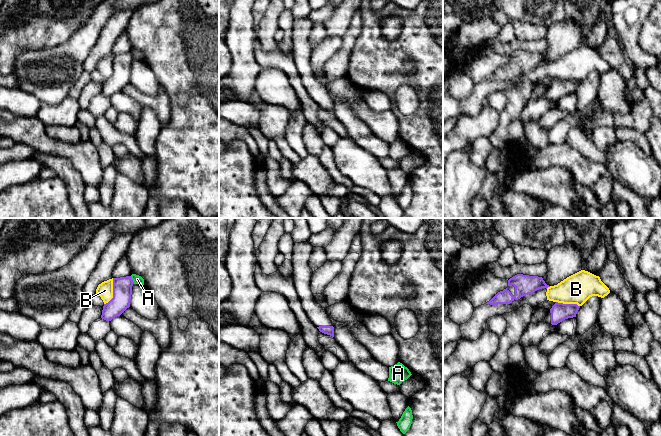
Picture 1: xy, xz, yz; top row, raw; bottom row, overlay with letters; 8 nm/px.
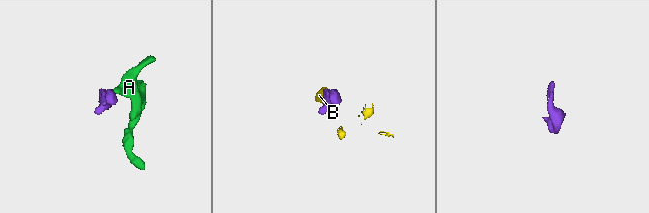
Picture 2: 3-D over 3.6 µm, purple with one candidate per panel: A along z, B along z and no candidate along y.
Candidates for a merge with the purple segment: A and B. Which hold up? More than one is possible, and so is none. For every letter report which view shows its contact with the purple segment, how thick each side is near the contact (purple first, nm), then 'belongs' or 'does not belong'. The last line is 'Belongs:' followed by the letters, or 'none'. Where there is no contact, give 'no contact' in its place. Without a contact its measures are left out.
A: contact in xy; calibres 160 and 70 nm; does not belong
B: contact in xy; calibres 160 and 130 nm; does not belong
Belongs: none

